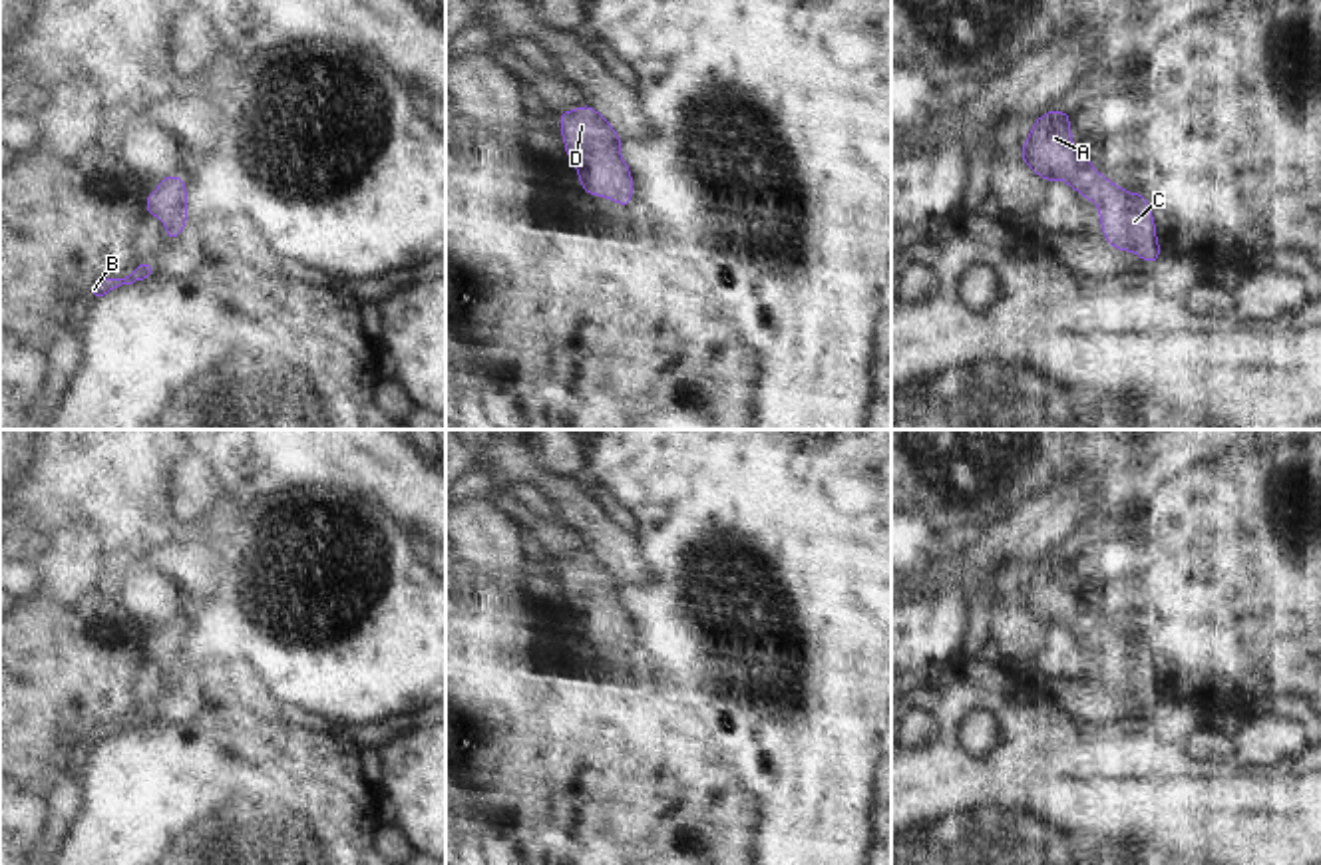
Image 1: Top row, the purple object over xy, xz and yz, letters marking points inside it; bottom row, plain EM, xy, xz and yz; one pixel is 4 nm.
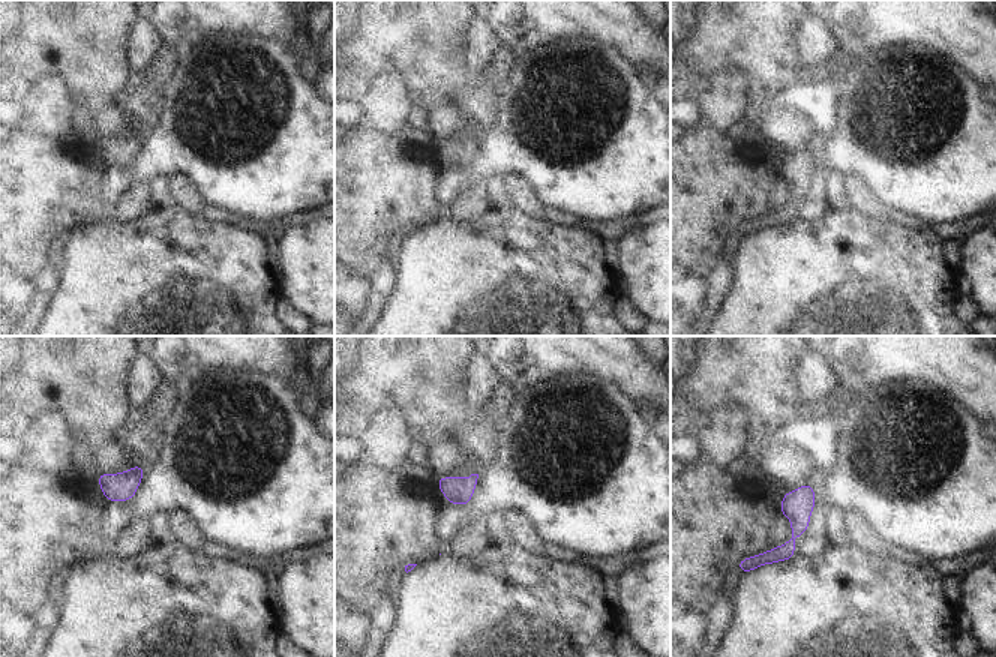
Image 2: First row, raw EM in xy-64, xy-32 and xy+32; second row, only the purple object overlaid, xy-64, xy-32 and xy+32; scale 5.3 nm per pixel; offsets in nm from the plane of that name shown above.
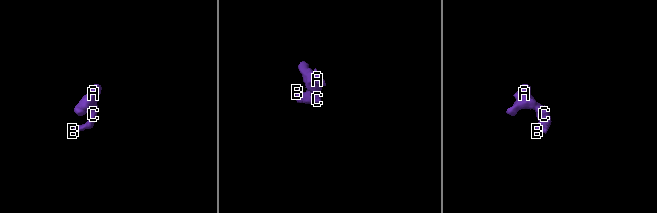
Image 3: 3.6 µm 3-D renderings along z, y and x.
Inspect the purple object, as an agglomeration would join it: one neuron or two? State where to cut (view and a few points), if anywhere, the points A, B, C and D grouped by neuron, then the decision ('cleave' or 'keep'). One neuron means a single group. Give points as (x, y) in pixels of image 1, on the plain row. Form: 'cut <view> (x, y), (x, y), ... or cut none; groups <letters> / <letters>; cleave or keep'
cut none; groups A B C D; keep

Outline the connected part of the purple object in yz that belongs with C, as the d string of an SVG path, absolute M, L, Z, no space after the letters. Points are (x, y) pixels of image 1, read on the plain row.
M1058 551L1033 567L1031 581L1023 587L1021 605L1025 610L1042 622L1048 630L1052 624L1068 628L1078 640L1096 648L1100 658L1100 672L1106 688L1116 696L1130 696L1144 704L1150 712L1164 700L1156 684L1156 666L1148 650L1148 642L1142 638L1128 638L1112 624L1106 624L1094 614L1090 605L1080 599L1072 589L1070 555L1060 559Z

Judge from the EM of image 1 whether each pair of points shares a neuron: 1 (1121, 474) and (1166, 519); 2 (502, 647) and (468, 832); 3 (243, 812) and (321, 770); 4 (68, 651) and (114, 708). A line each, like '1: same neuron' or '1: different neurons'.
1: different neurons
2: different neurons
3: same neuron
4: same neuron

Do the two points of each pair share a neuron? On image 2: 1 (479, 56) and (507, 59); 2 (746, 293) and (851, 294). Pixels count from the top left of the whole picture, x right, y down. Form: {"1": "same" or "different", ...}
{"1": "different", "2": "same"}

